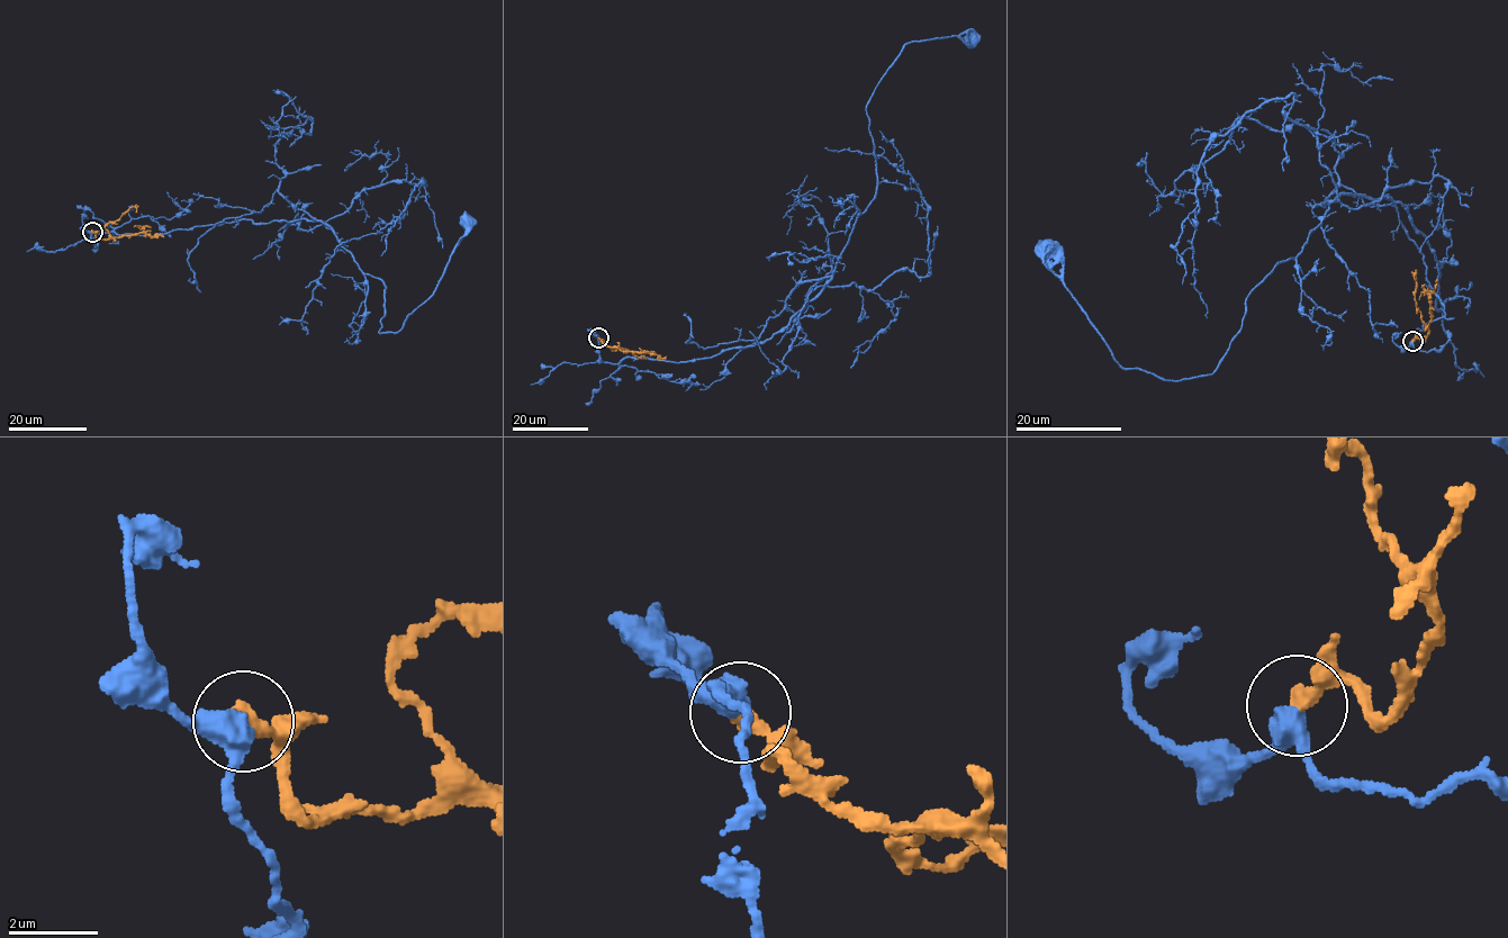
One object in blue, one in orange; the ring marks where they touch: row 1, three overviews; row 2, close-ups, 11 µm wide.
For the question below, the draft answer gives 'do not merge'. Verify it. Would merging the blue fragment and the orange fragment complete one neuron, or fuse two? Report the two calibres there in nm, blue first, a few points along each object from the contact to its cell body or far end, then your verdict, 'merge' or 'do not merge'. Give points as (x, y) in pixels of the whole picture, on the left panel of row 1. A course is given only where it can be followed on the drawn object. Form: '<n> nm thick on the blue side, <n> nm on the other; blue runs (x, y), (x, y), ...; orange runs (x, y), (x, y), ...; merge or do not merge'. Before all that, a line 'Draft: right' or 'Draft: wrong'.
Draft: right
480 nm thick on the blue side, 360 nm on the other; blue runs (91, 231), (96, 251), (102, 233), (321, 221), (384, 282), (379, 332), (396, 332), (427, 300), (468, 223); orange runs (91, 231), (97, 240), (143, 233), (163, 236); do not merge

